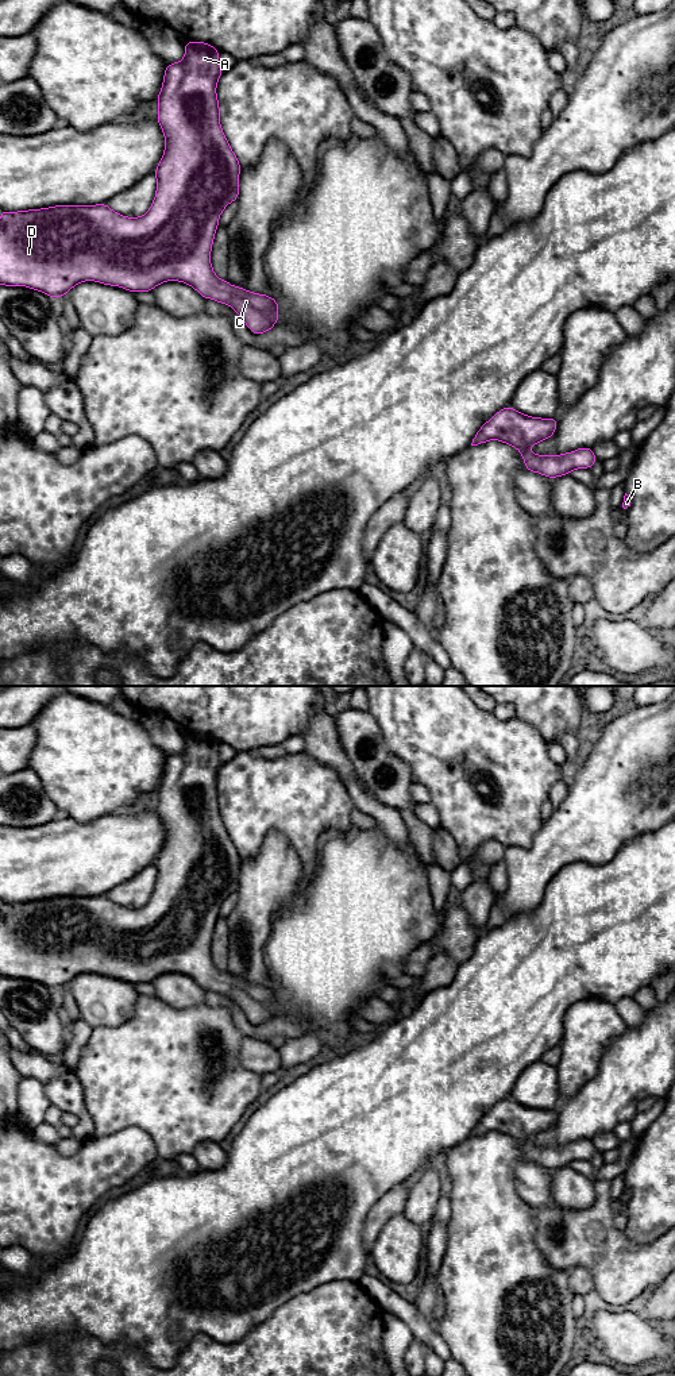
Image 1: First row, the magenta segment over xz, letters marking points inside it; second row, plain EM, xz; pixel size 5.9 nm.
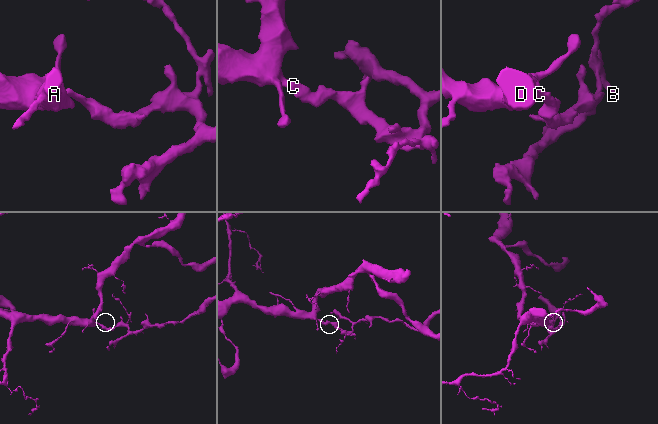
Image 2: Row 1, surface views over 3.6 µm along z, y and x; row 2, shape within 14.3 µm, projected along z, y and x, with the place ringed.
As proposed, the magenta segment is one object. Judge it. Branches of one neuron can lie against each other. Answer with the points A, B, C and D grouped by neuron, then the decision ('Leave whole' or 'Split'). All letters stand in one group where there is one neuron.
Groups: A B C D. Leave whole

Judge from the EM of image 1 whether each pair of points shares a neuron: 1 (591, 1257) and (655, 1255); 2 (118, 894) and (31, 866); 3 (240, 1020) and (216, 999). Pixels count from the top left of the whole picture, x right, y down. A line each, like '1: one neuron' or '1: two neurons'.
1: one neuron
2: two neurons
3: one neuron

